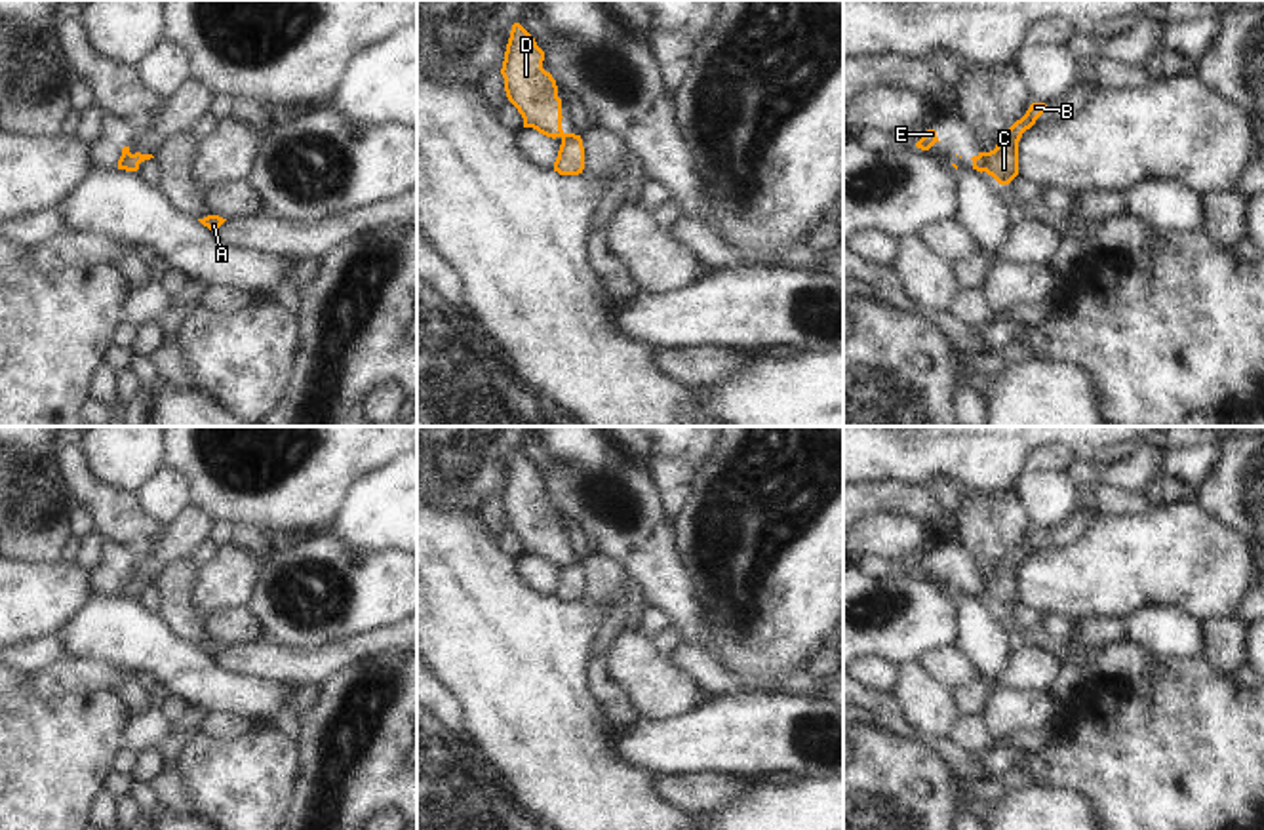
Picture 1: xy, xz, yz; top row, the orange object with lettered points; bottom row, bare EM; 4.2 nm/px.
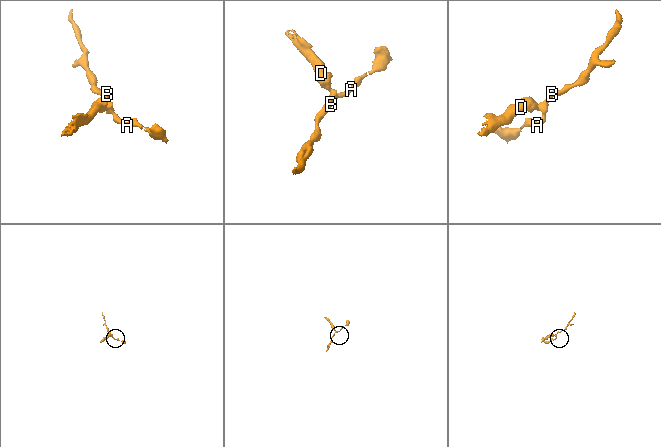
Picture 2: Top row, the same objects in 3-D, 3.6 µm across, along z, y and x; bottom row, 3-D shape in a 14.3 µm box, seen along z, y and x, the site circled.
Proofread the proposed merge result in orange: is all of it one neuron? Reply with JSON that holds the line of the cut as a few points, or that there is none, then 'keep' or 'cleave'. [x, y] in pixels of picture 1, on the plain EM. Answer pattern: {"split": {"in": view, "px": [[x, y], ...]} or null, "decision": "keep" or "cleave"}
{"split": {"in": "xz", "px": [[562, 558], [560, 562]]}, "decision": "cleave"}

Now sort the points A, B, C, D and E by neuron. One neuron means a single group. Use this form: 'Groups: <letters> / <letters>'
Groups: A B C / D E.

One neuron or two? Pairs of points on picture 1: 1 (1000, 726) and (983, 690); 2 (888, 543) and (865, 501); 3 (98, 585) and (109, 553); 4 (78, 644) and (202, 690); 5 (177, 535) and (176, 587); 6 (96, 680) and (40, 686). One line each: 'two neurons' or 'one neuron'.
1: two neurons
2: two neurons
3: one neuron
4: one neuron
5: two neurons
6: one neuron

